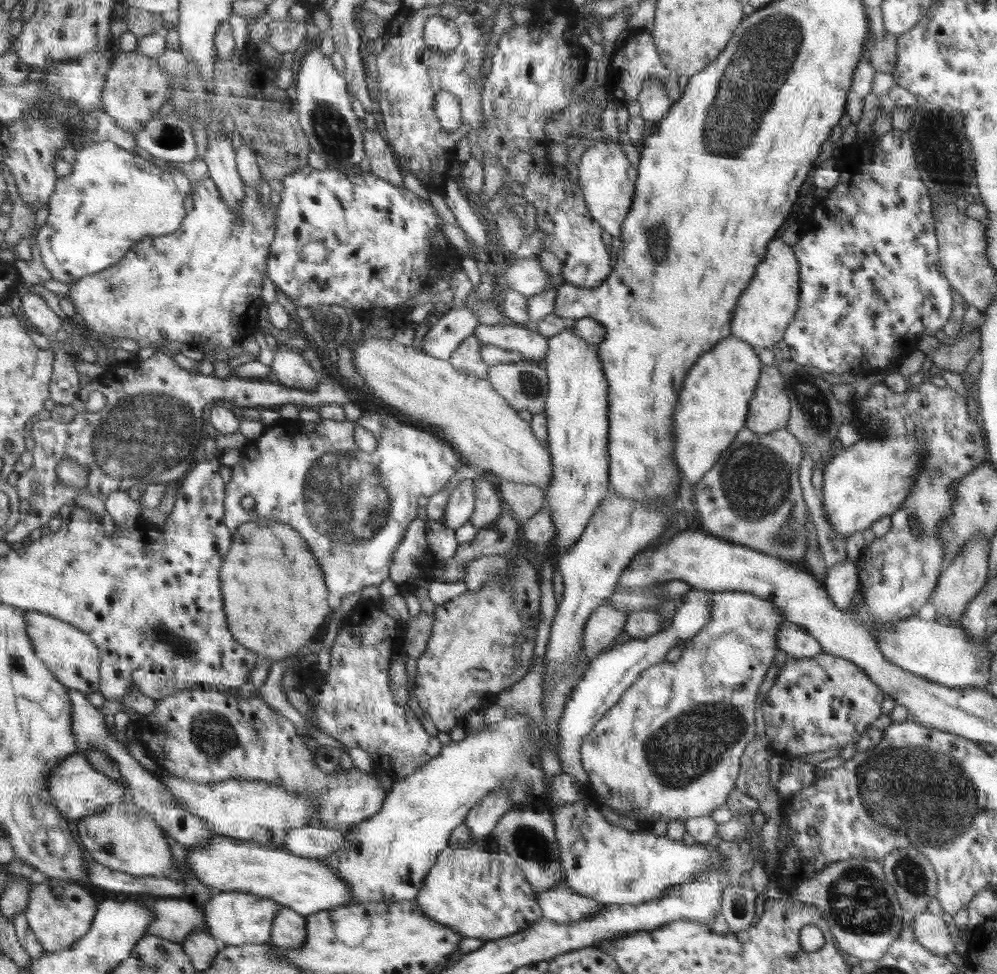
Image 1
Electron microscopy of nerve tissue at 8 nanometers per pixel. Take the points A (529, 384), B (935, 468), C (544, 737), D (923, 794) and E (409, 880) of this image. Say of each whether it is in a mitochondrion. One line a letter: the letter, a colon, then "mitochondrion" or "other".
A: mitochondrion
B: mitochondrion
C: other
D: mitochondrion
E: other

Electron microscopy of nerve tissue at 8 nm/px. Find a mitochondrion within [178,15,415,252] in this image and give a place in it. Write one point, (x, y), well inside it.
(331, 130)

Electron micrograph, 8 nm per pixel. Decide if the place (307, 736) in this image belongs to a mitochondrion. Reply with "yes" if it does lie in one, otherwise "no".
no

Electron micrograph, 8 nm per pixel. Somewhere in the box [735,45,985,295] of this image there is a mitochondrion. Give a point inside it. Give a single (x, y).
(936, 132)

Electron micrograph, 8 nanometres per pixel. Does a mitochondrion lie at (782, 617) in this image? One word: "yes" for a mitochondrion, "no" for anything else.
no

